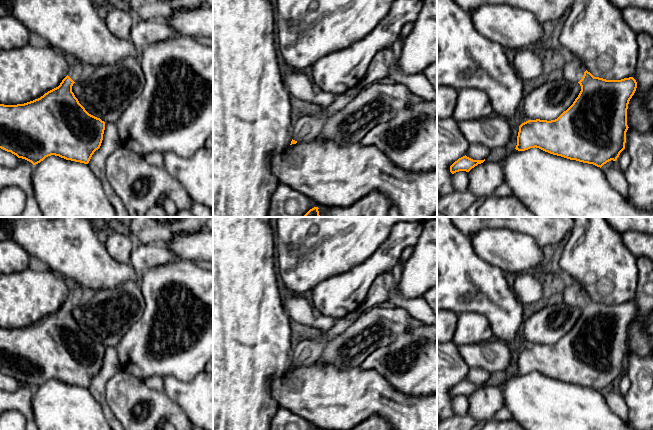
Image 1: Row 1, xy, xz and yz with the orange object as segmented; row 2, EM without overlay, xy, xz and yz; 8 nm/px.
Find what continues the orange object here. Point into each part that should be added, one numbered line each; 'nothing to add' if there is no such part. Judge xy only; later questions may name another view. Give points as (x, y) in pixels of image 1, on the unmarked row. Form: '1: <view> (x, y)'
1: xy (78, 294)

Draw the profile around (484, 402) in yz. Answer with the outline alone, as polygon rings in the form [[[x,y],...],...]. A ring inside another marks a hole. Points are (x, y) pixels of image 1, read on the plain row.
[[[487,382],[468,396],[468,413],[477,421],[487,422],[492,420],[495,413],[505,407],[502,390],[499,386]]]

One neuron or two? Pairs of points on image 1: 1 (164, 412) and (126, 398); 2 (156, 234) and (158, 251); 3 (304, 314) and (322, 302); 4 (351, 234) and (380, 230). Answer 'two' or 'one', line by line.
1: one
2: two
3: two
4: one

